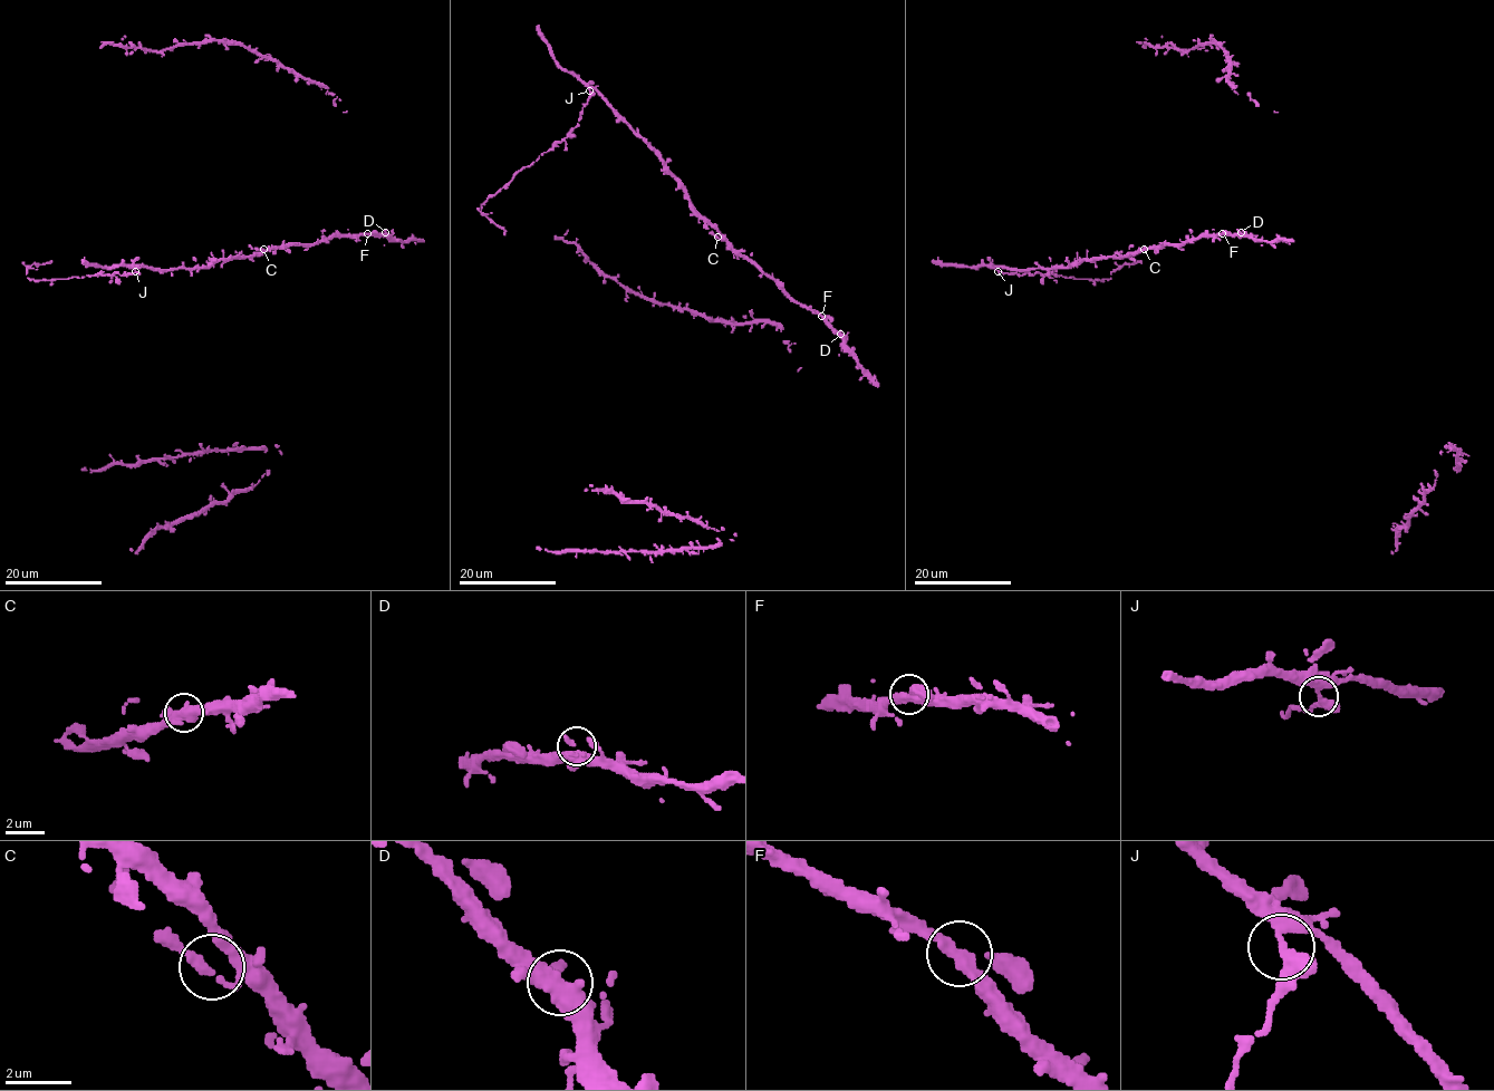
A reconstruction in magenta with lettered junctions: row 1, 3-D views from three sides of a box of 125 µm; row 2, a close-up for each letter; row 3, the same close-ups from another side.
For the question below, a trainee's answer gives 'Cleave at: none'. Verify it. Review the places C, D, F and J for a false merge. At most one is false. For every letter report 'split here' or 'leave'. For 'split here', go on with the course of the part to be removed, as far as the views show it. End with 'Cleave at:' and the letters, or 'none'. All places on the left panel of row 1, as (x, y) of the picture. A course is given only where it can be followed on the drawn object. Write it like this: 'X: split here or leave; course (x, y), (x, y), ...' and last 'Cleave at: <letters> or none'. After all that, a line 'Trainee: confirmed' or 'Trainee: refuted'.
C: leave
D: leave
F: leave
J: split here; course (135, 270), (125, 276), (28, 279), (26, 269), (34, 263), (49, 263)
Cleave at: J
Trainee: refuted

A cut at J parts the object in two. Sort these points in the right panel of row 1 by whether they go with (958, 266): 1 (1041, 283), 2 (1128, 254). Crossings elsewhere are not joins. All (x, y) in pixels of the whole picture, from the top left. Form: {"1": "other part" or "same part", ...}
{"1": "other part", "2": "same part"}

